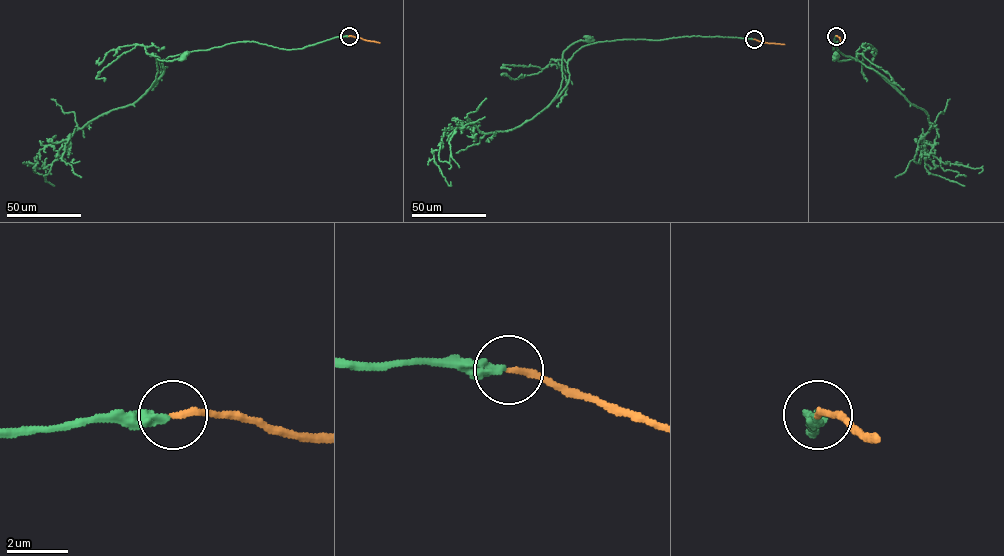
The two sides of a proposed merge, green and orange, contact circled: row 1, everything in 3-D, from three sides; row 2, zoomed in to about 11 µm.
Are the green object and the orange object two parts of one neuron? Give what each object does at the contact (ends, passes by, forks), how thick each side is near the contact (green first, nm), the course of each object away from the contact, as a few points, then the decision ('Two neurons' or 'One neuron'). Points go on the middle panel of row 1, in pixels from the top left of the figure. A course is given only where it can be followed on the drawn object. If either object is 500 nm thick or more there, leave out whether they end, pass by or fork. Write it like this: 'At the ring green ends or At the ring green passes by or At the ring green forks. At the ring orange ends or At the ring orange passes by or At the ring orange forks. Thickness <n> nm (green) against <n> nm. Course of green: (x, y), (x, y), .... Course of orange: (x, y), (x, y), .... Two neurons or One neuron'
At the ring green ends. At the ring orange ends. Thickness 240 nm (green) against 200 nm. Course of green: (754, 39), (694, 35), (591, 43), (568, 62), (568, 82), (554, 98), (563, 78), (562, 53), (588, 38). Course of orange: (754, 39), (785, 44). One neuron

